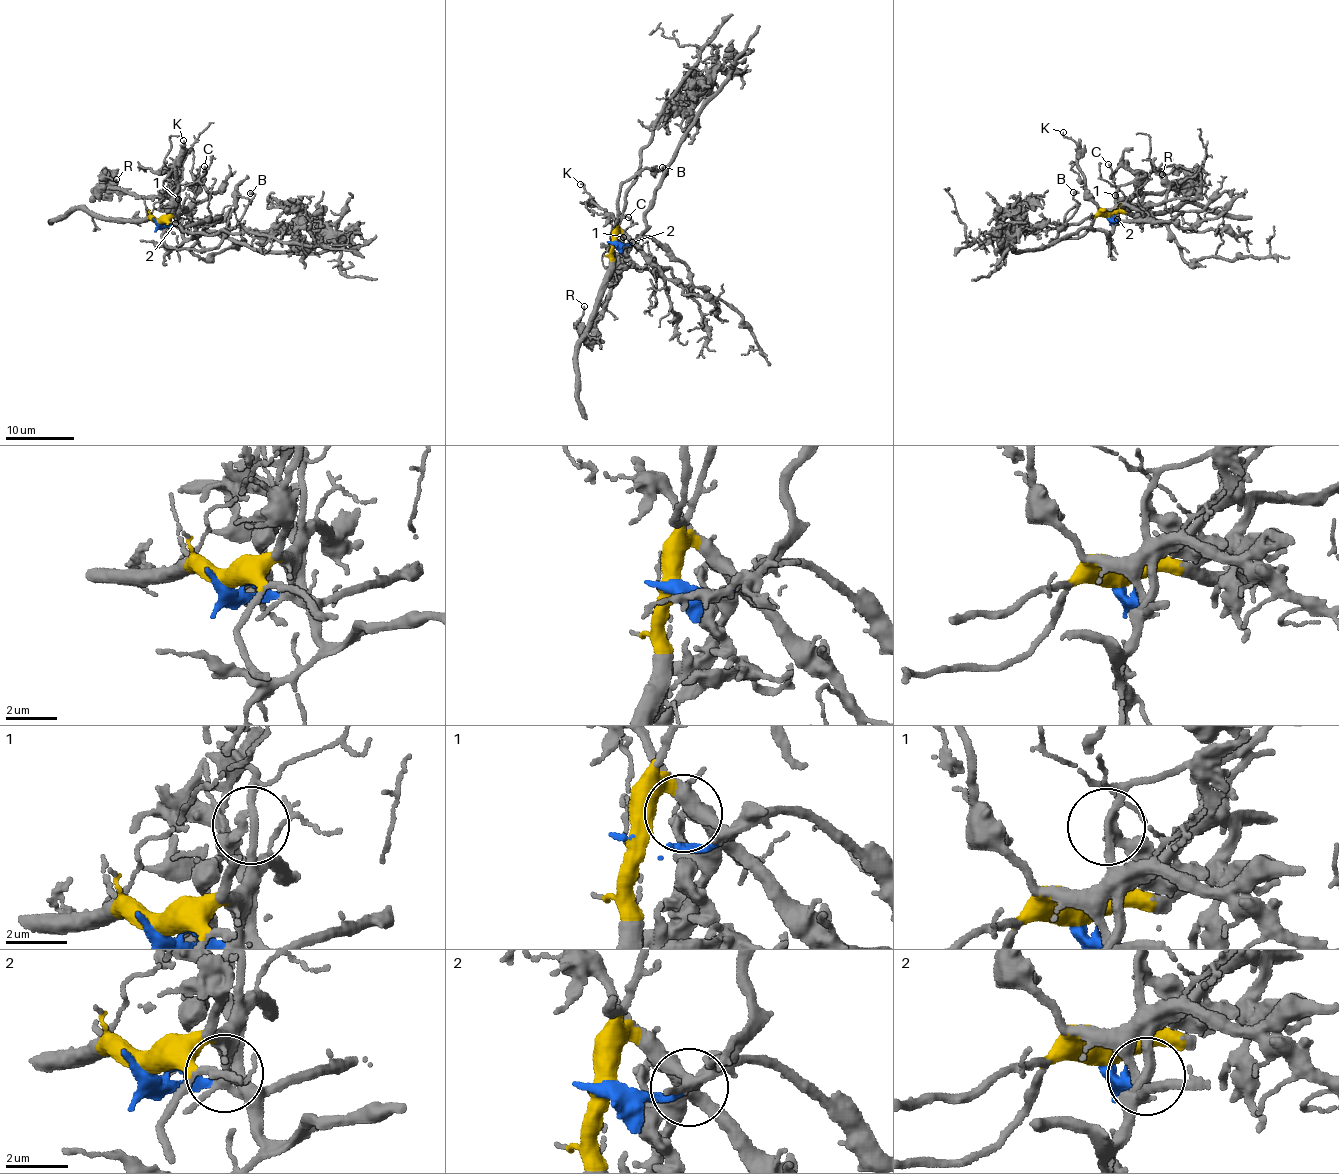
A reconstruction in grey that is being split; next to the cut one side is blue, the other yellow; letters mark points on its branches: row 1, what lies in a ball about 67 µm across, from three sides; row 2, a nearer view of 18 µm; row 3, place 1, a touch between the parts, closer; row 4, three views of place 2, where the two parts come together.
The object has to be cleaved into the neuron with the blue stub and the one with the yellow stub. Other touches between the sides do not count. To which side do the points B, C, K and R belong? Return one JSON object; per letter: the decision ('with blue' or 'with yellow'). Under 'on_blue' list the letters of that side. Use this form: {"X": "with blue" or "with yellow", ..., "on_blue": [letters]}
{"B": "with yellow", "C": "with yellow", "K": "with yellow", "R": "with blue", "on_blue": ["R"]}

